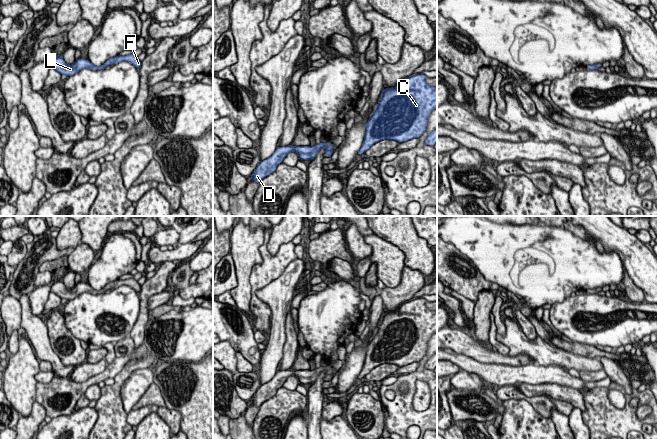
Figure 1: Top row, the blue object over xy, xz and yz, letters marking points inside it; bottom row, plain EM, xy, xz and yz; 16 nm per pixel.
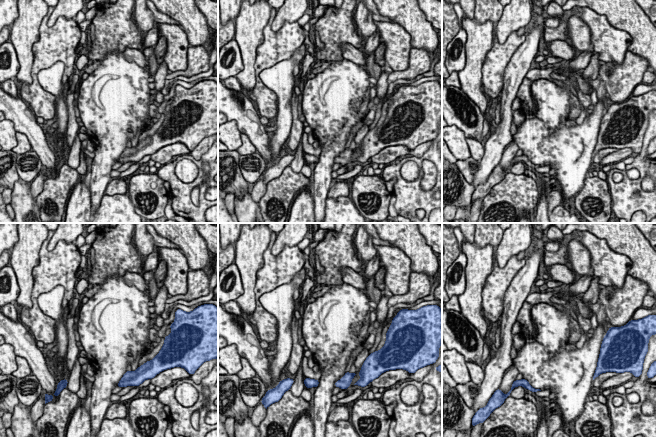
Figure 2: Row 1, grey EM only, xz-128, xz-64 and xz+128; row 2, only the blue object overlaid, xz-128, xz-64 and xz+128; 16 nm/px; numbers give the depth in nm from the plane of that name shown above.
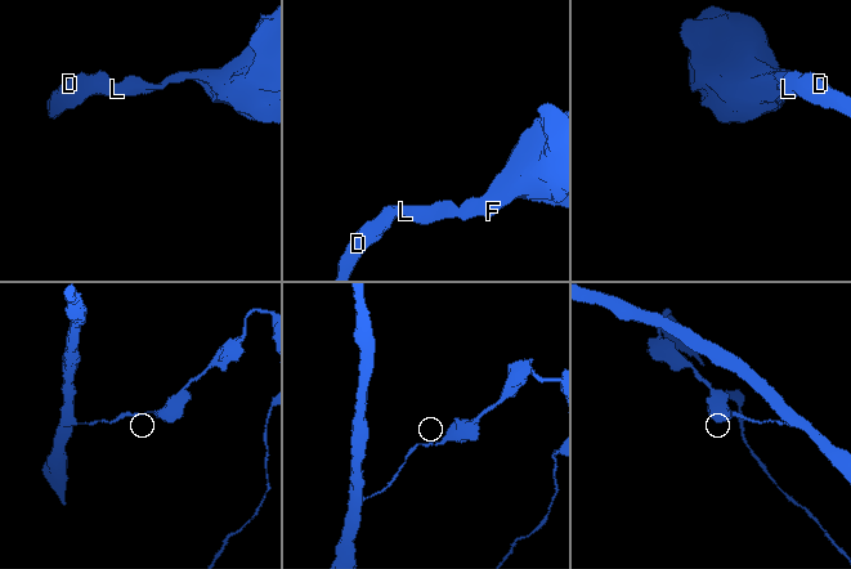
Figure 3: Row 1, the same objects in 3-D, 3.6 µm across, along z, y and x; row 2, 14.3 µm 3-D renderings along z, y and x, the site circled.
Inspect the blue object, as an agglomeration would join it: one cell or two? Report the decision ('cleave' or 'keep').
keep

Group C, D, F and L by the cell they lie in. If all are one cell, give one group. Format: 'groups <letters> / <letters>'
groups C D F L

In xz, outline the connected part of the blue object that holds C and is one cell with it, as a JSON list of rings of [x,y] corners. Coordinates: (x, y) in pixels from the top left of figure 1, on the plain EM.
[[[414,298],[403,303],[397,310],[385,312],[381,324],[366,347],[365,361],[358,379],[365,377],[381,364],[405,366],[419,362],[426,354],[432,334],[437,333],[437,311],[430,310],[423,298]]]

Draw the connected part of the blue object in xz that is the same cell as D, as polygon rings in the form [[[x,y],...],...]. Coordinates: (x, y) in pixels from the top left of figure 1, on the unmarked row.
[[[319,367],[314,370],[283,370],[277,371],[275,376],[267,383],[261,385],[256,393],[253,395],[250,403],[257,407],[260,407],[263,402],[275,396],[277,390],[283,386],[289,376],[296,376],[299,379],[300,384],[312,384],[314,383],[319,374],[325,371],[326,381],[331,381],[334,377],[332,375],[333,369],[328,367]]]

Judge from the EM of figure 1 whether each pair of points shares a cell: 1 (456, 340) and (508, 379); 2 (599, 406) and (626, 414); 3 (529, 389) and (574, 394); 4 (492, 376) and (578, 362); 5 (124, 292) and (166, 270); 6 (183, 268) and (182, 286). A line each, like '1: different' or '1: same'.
1: different
2: same
3: same
4: different
5: different
6: same

